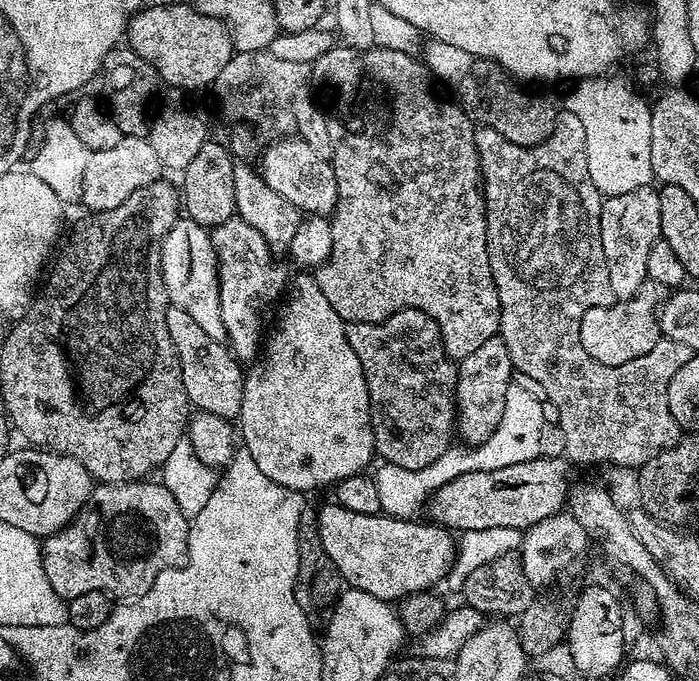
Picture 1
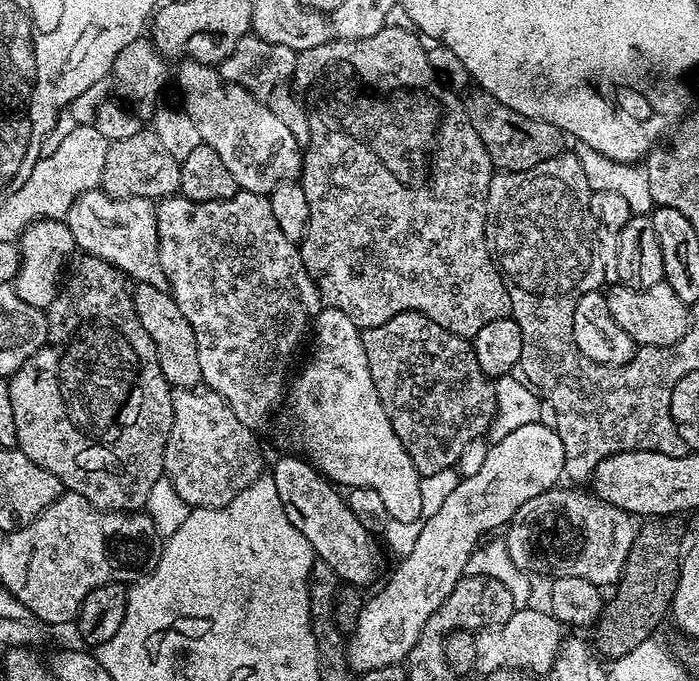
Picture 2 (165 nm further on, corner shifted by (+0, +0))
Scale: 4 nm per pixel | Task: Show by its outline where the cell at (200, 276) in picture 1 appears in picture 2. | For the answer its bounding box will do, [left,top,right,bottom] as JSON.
[64,188,169,291]

